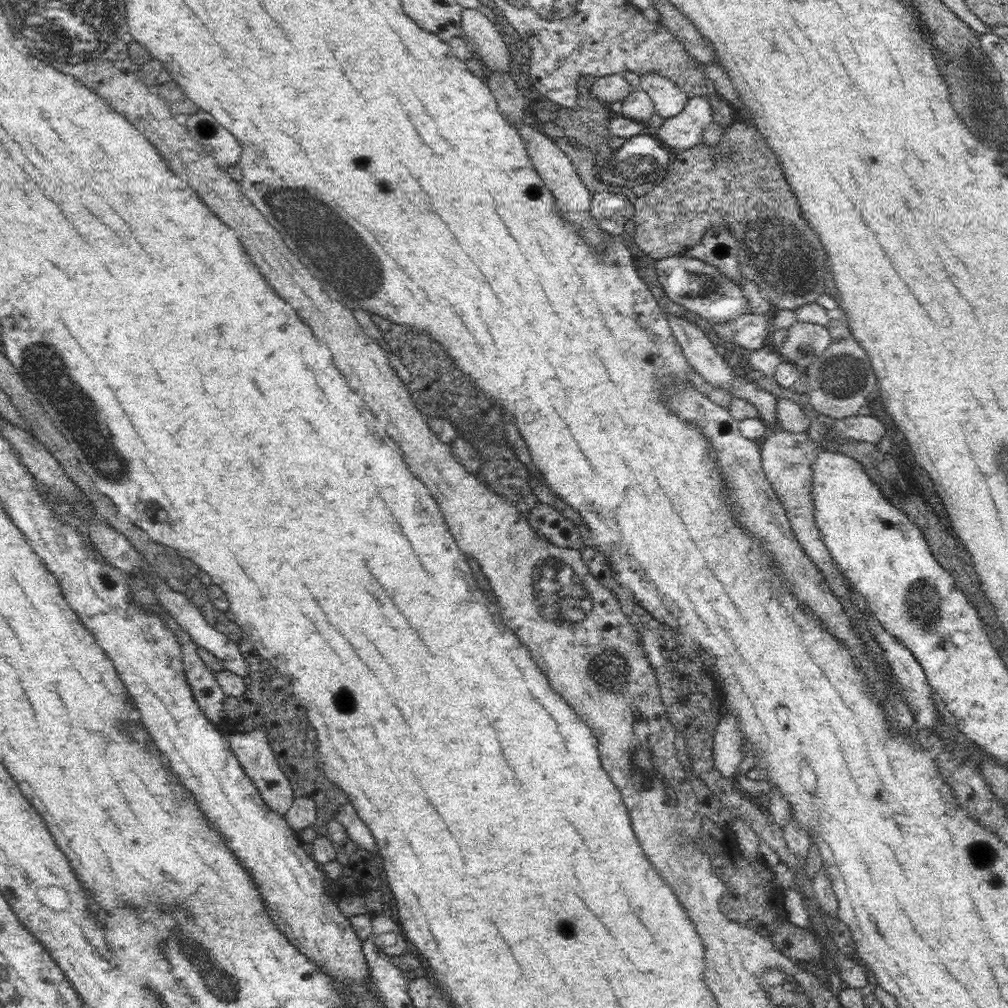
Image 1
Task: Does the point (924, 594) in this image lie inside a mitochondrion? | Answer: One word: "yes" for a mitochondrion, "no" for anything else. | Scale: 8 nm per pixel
yes

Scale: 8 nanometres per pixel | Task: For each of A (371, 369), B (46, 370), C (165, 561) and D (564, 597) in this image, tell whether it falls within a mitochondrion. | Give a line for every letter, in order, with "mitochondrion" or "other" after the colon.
A: other
B: mitochondrion
C: mitochondrion
D: mitochondrion

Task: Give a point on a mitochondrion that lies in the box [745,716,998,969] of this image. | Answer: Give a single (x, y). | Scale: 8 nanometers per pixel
(795, 945)

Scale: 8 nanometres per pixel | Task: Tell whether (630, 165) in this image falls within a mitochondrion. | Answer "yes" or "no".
yes

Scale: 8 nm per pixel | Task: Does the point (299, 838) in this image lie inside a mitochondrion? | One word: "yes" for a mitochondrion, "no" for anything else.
no

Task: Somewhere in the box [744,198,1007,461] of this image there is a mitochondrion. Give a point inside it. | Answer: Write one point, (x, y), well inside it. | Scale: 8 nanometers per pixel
(841, 373)

